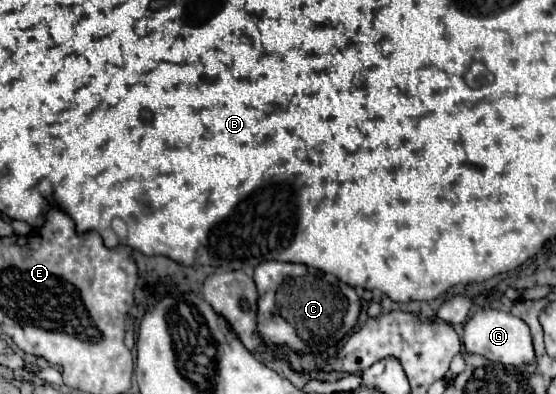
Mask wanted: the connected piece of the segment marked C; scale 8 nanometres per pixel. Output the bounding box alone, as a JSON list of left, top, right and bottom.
[253,261,361,355]

